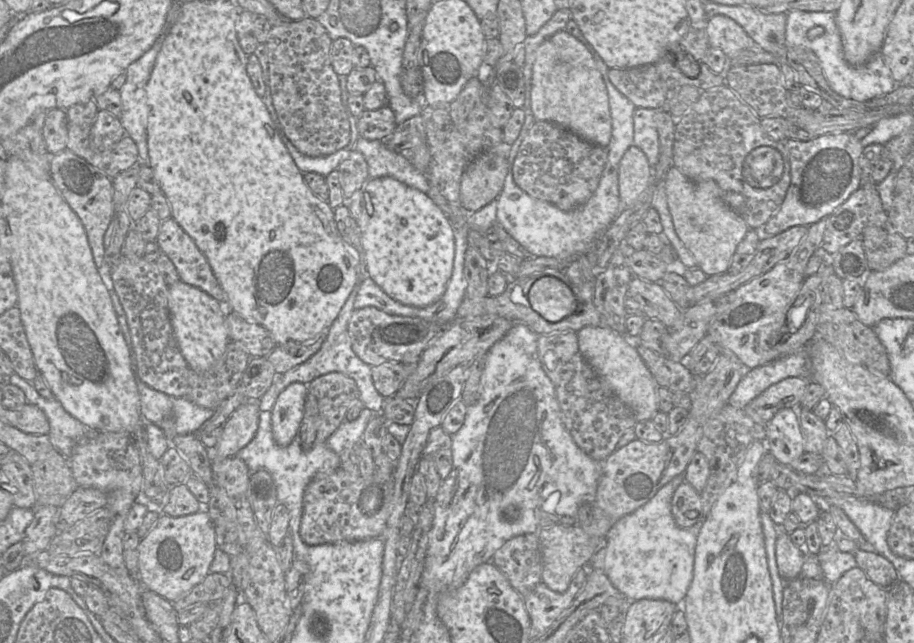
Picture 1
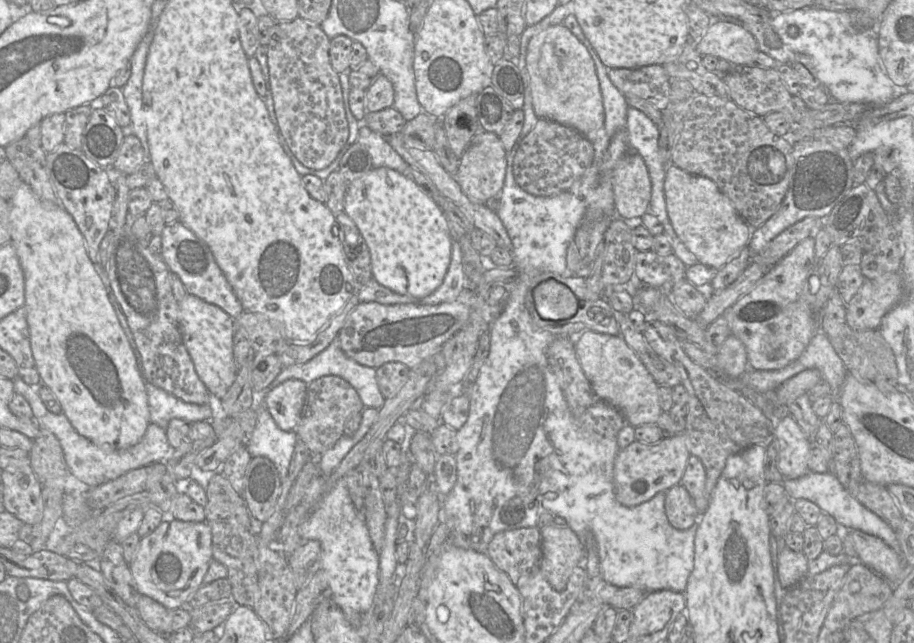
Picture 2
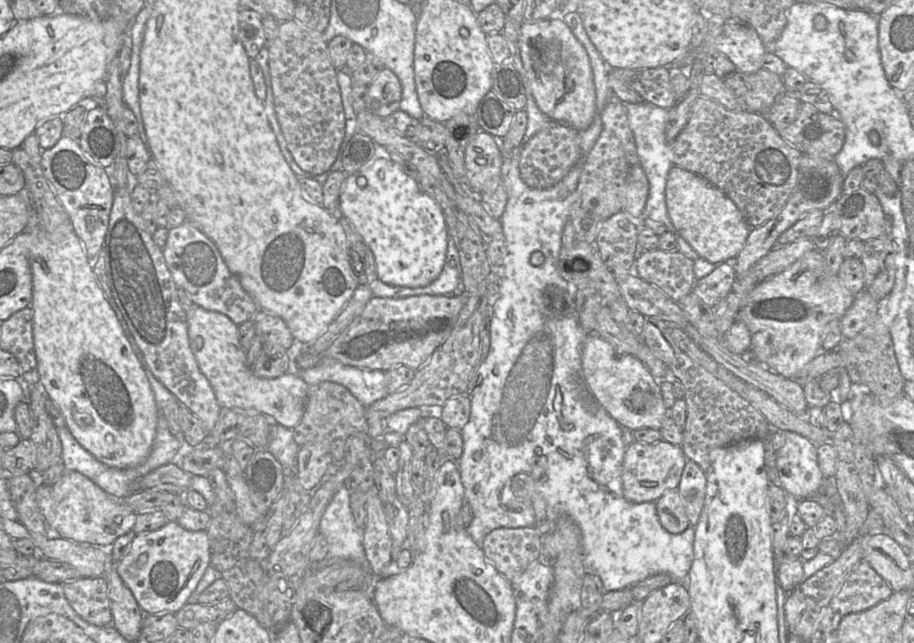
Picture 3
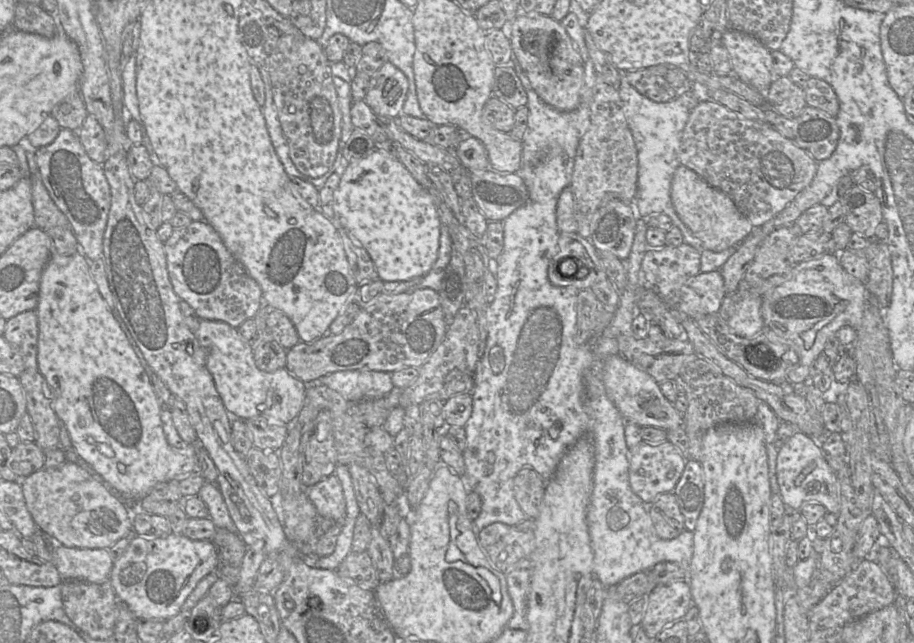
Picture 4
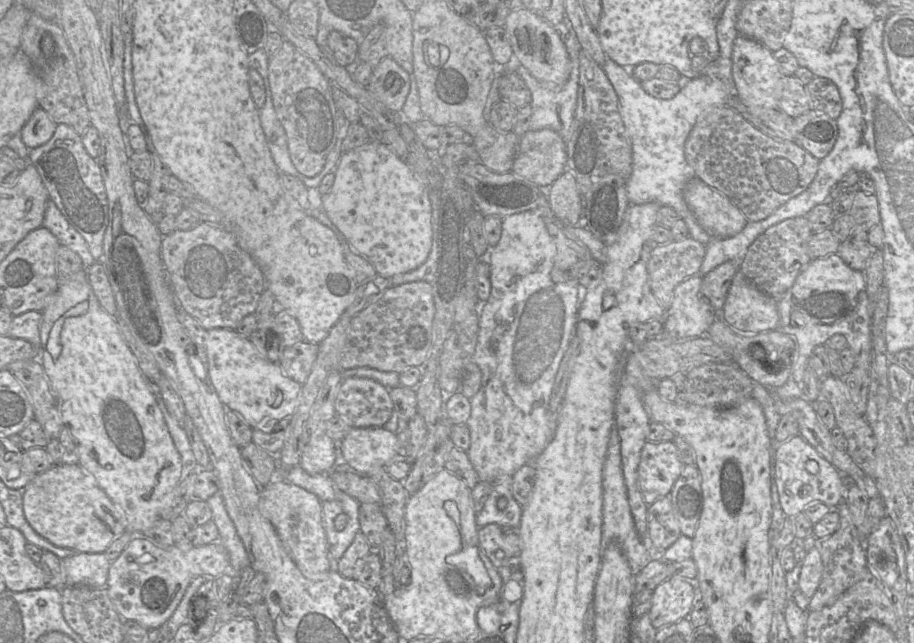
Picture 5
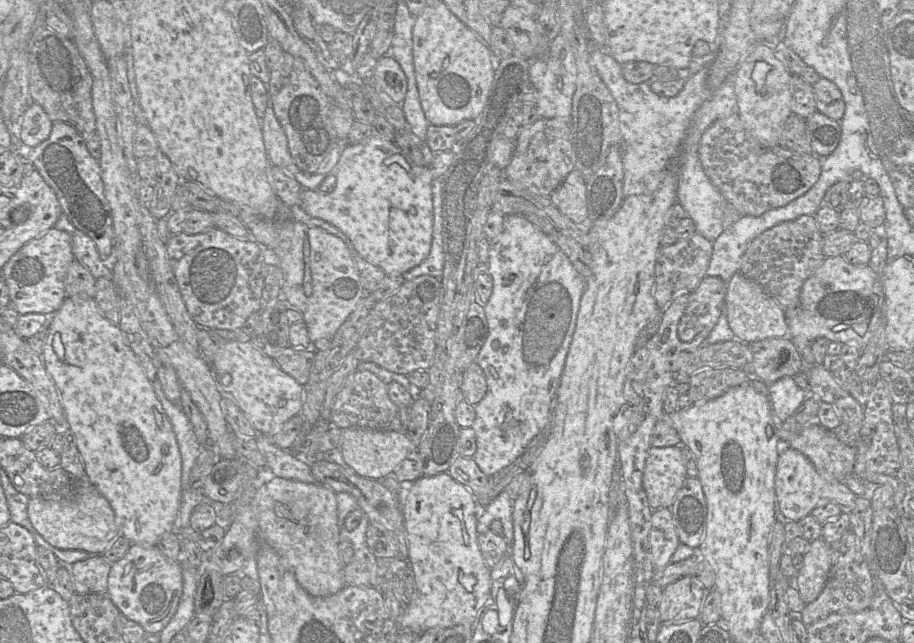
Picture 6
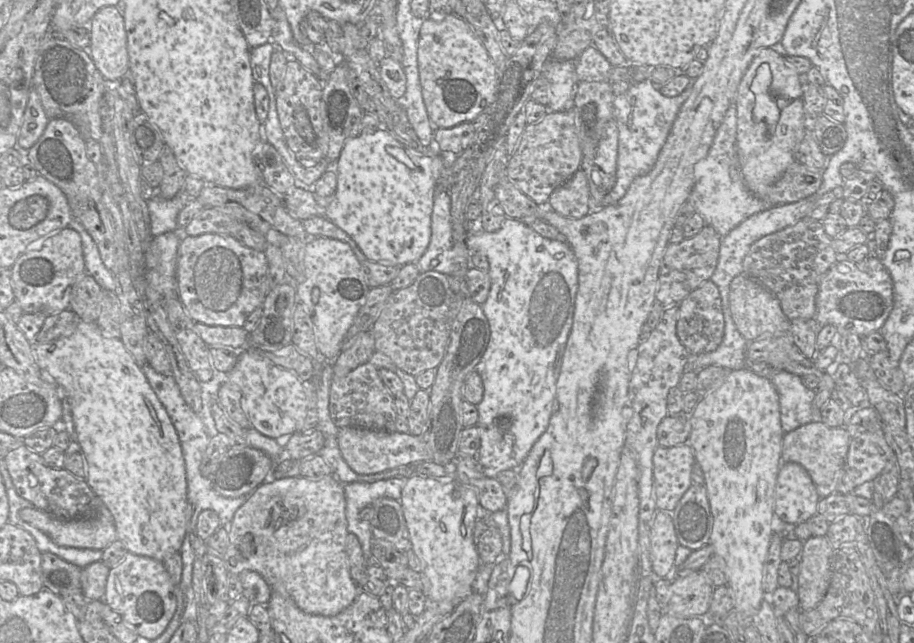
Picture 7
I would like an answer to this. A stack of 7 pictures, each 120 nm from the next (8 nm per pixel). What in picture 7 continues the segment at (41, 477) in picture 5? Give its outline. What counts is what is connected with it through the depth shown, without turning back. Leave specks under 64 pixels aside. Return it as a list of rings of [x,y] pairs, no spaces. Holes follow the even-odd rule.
[[[100,500],[97,511],[87,518],[61,520],[35,507],[21,509],[19,517],[48,535],[59,546],[104,550],[117,539],[113,516]]]

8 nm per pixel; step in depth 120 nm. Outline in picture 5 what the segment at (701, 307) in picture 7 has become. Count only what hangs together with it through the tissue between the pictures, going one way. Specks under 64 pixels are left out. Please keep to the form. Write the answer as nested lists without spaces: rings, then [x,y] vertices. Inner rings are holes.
[[[727,261],[720,266],[714,268],[711,272],[702,276],[702,283],[700,288],[701,298],[706,298],[708,300],[708,304],[710,307],[717,313],[720,313],[723,309],[724,303],[726,301],[726,297],[728,294],[728,290],[730,288],[731,282],[735,276],[735,274],[739,271],[740,261]]]

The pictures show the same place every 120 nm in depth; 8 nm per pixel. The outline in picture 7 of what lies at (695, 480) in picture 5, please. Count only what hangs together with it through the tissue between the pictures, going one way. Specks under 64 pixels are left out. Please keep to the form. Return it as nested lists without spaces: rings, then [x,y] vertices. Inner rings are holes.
[[[693,483],[671,512],[679,545],[692,551],[709,544],[713,526],[705,485]]]

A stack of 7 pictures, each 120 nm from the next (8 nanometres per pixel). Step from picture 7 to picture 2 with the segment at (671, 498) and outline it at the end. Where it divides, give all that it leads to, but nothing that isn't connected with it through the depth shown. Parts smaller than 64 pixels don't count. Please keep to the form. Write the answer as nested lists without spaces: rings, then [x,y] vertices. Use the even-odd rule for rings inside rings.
[[[684,432],[671,438],[661,438],[653,444],[635,440],[624,449],[620,449],[614,461],[613,483],[616,500],[626,506],[638,506],[659,492],[667,492],[681,483],[690,452]]]

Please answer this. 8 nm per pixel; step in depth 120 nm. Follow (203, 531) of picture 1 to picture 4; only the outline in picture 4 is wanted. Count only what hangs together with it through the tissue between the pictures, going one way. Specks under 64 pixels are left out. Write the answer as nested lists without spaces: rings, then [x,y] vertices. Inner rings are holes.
[[[174,533],[157,538],[137,535],[114,561],[109,580],[118,600],[125,603],[137,618],[167,620],[180,612],[184,601],[202,578],[216,572],[216,565],[216,548],[211,540],[192,540]]]

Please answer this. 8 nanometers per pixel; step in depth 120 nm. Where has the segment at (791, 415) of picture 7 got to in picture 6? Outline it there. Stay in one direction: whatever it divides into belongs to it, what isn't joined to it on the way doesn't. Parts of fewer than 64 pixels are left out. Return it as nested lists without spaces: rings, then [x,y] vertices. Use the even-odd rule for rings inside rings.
[[[790,376],[782,377],[771,383],[768,390],[772,411],[780,423],[784,422],[798,409],[808,394],[812,395],[810,390],[806,391],[797,386]]]

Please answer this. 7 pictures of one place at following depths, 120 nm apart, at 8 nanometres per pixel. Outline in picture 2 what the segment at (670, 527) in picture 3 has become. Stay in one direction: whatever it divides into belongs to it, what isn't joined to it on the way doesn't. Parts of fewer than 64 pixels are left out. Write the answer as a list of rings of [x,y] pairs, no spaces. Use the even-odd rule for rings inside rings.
[[[681,483],[667,490],[665,513],[670,525],[678,530],[686,530],[695,523],[698,511],[689,492]]]

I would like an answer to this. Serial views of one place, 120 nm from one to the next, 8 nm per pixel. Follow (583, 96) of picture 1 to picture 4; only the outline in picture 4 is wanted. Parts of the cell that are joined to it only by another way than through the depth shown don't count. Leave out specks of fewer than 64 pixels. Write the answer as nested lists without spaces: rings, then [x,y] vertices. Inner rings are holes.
[[[520,12],[509,24],[507,32],[514,56],[539,98],[559,111],[575,110],[580,104],[584,85],[583,61],[560,22],[551,16]]]

